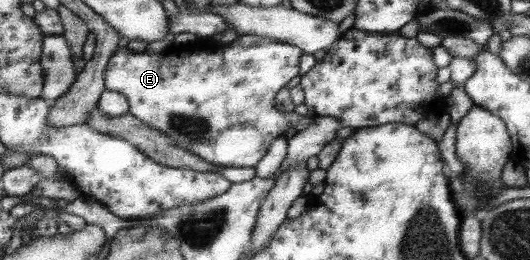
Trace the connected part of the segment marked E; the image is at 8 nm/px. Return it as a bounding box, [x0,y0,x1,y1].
[103,35,311,167]

